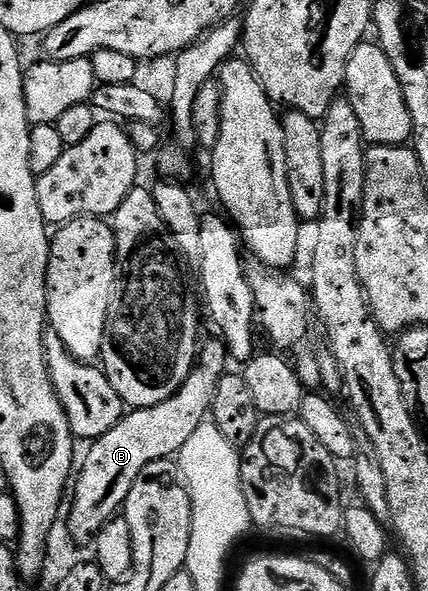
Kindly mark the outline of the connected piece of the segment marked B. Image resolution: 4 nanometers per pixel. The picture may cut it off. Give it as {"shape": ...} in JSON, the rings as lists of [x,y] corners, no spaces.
{"shape":[[[213,338],[208,345],[206,344],[199,349],[198,366],[192,369],[191,374],[188,375],[186,382],[178,392],[174,393],[170,398],[166,398],[166,402],[158,402],[158,406],[137,408],[129,411],[106,434],[102,434],[96,440],[91,441],[89,448],[92,449],[85,454],[84,465],[81,468],[79,465],[78,475],[74,480],[74,491],[70,496],[72,509],[69,512],[67,509],[66,512],[66,521],[70,534],[73,535],[78,545],[91,545],[95,541],[98,530],[102,530],[104,523],[123,509],[126,498],[130,494],[130,486],[134,486],[134,482],[138,482],[138,474],[142,474],[142,470],[146,470],[146,466],[150,462],[158,462],[159,460],[175,457],[182,450],[182,446],[189,441],[190,434],[193,434],[194,430],[198,430],[200,424],[205,423],[209,419],[212,403],[214,402],[214,394],[218,390],[218,382],[220,377],[225,375],[226,372],[224,363],[229,363],[230,357],[223,340]]]}

